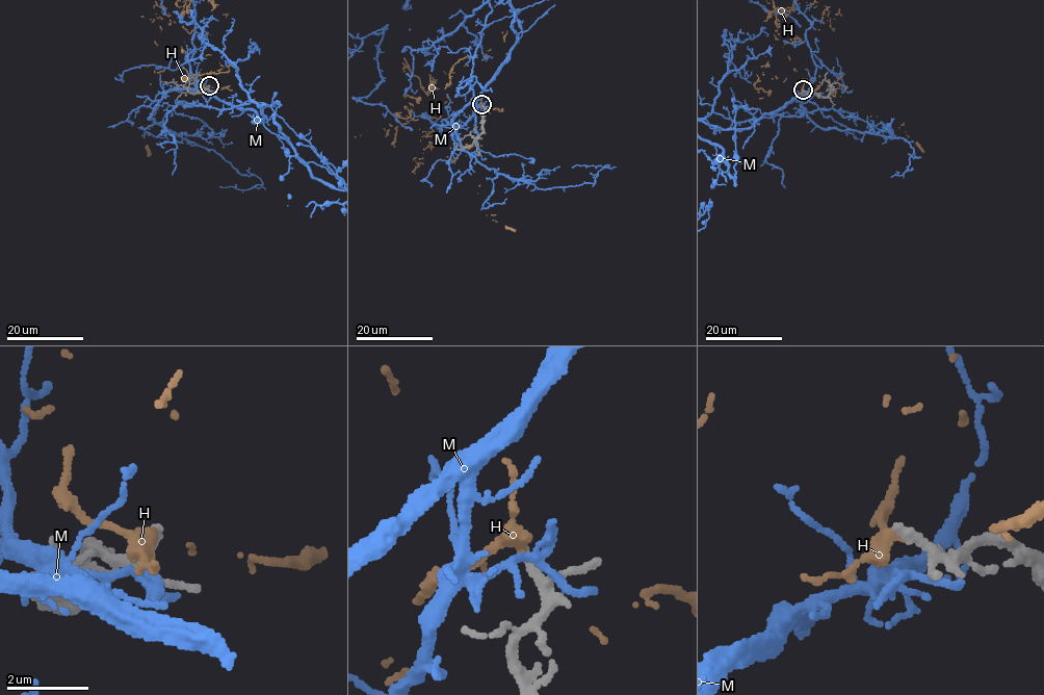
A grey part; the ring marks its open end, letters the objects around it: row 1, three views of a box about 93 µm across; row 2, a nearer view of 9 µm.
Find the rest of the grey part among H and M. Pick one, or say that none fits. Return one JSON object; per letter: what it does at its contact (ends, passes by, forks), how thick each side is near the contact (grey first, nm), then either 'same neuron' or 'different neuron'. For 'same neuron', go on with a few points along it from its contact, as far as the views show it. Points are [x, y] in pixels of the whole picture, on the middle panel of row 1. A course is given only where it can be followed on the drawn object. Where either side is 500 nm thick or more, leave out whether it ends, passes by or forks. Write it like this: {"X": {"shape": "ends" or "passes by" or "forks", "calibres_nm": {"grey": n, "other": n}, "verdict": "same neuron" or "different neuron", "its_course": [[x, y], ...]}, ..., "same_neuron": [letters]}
{"H": {"shape": "passes by", "calibres_nm": {"grey": 200, "other": 280}, "verdict": "different neuron"}, "M": {"shape": "passes by", "calibres_nm": {"grey": 260, "other": 180}, "verdict": "different neuron"}, "same_neuron": []}

